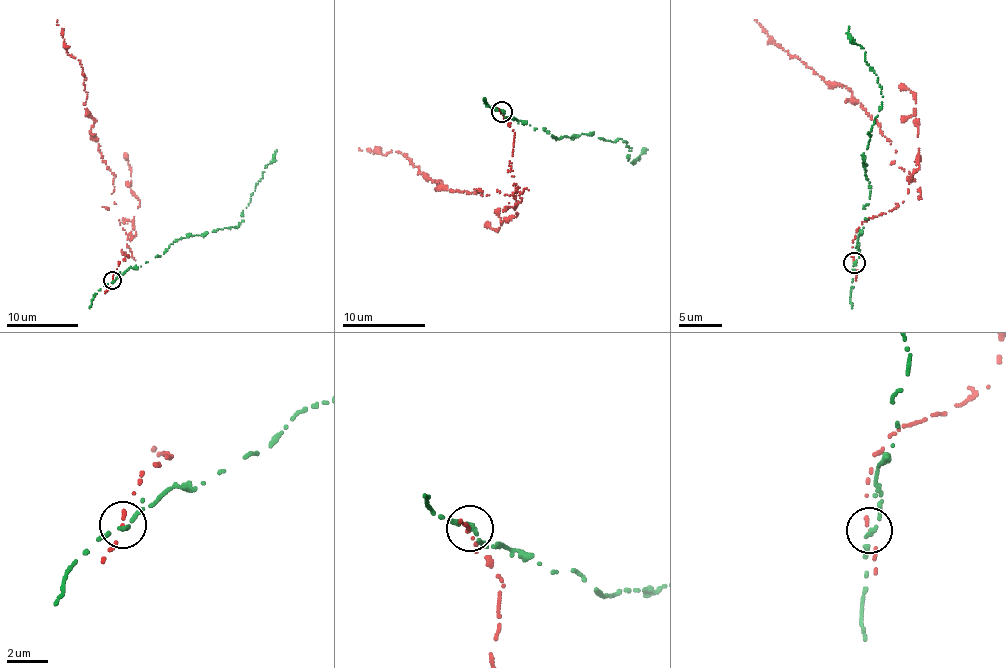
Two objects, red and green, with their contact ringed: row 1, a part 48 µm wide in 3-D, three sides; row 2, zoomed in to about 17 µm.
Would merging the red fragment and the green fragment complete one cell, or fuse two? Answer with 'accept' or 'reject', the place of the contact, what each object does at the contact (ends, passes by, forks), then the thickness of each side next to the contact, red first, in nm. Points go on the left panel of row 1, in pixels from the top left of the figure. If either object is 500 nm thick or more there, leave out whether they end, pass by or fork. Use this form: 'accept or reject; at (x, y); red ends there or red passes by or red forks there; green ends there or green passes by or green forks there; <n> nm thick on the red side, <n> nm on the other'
reject; at (112, 280); red ends there; green passes by; 170 nm thick on the red side, 180 nm on the other

